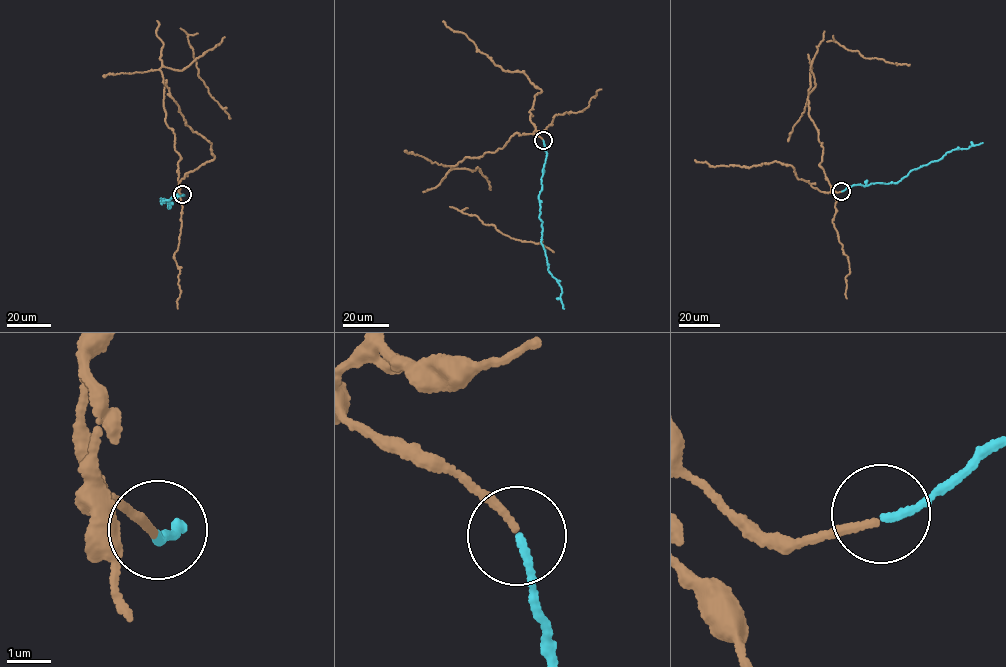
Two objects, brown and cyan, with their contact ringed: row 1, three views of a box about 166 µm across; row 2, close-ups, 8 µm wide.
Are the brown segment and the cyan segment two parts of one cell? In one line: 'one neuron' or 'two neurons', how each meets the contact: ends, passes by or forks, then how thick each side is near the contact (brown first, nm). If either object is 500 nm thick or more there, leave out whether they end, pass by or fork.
one neuron; brown ends; cyan ends; calibres 170 and 160 nm

